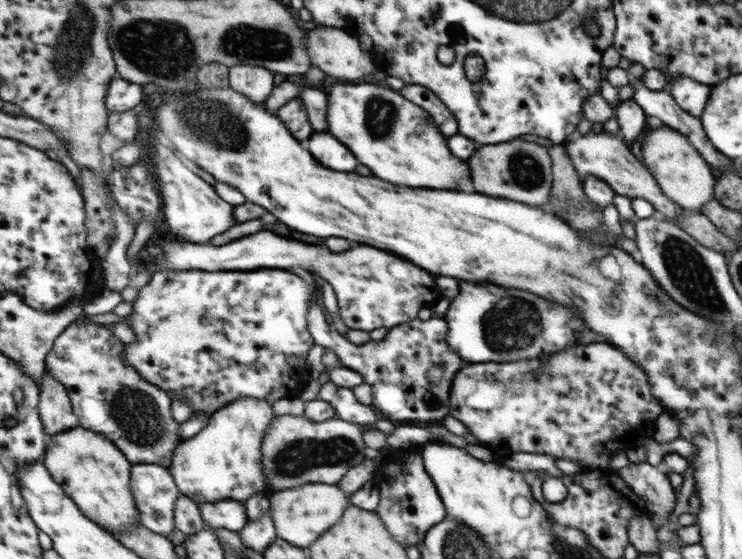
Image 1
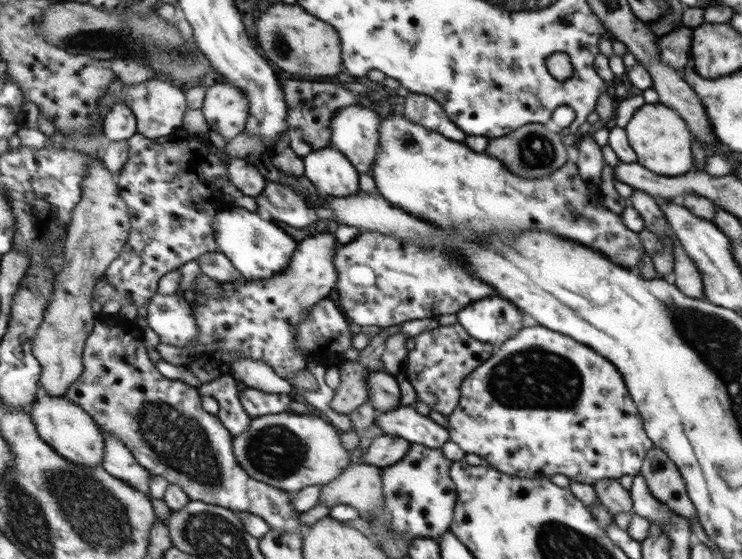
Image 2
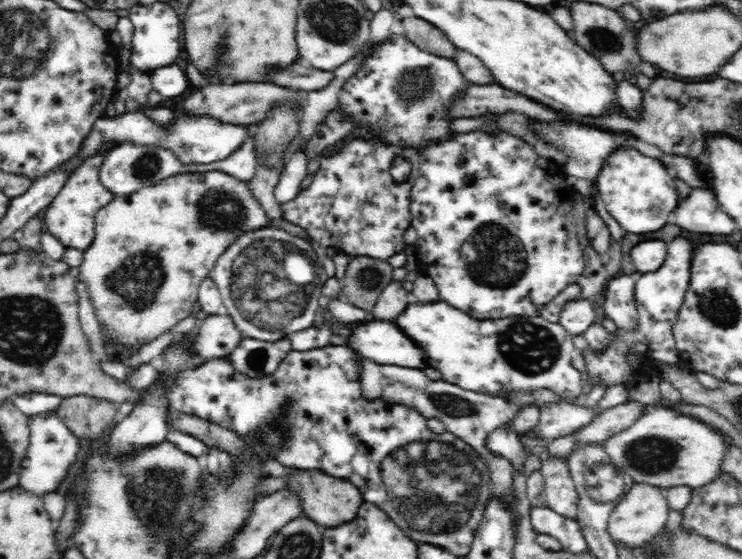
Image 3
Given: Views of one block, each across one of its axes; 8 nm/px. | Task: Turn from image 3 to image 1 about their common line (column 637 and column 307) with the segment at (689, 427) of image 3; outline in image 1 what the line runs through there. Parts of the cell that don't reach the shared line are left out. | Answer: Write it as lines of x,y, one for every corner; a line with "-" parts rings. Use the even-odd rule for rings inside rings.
277,416
264,439
264,471
272,493
308,483
337,484
349,468
366,458
362,428
336,416
323,421
306,416

